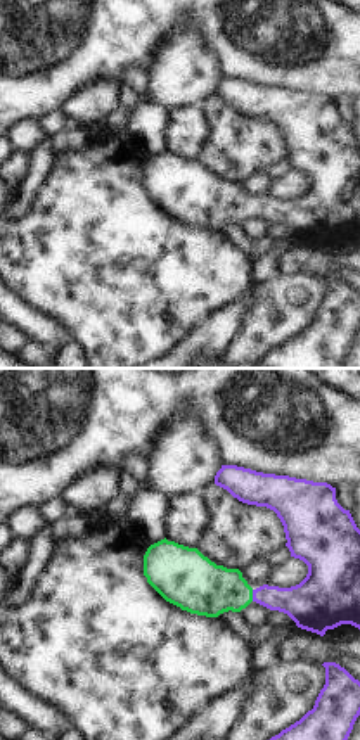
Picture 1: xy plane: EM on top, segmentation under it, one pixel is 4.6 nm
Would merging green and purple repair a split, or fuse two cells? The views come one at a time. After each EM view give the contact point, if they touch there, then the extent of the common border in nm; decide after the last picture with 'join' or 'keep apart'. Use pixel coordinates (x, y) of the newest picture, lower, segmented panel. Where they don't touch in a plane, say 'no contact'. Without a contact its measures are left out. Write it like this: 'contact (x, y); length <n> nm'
contact (251, 595); length 60 nm

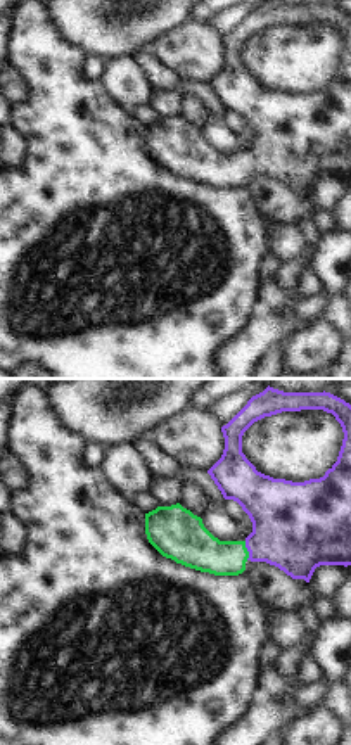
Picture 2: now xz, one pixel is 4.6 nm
contact (246, 550); length 90 nm

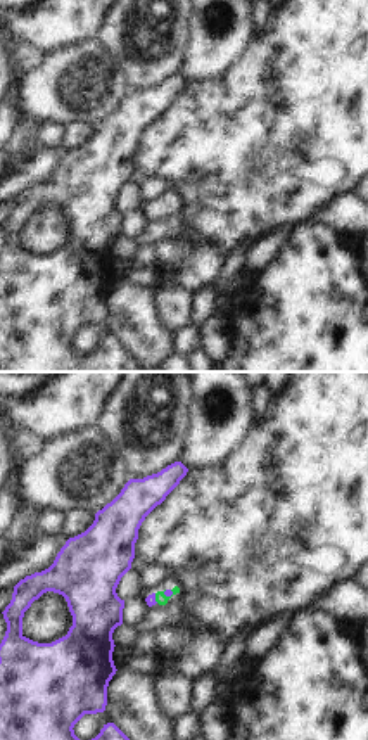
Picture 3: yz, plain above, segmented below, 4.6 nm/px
contact (168, 597); length 60 nm

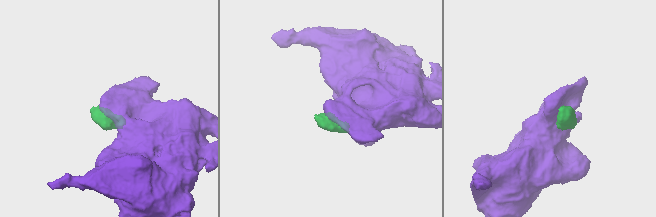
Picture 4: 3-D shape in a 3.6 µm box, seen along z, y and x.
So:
join

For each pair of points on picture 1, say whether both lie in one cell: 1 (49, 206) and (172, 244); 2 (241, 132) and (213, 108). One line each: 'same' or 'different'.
1: same
2: same

